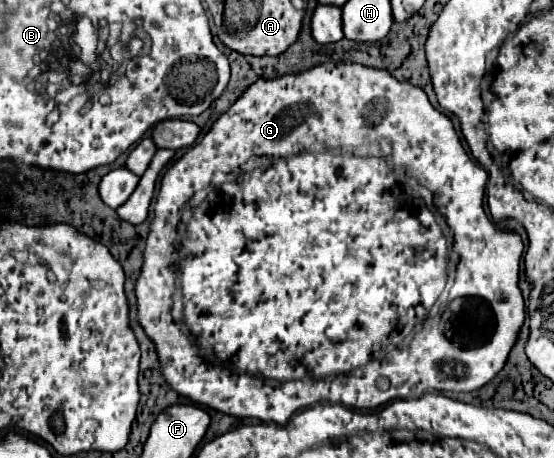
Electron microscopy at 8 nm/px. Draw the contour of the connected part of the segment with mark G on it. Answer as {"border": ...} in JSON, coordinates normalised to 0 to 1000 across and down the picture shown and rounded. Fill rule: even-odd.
{"border":[[[617,133],[617,138],[581,138],[581,142],[567,142],[567,146],[560,146],[560,151],[552,151],[552,155],[542,155],[542,159],[527,159],[527,164],[509,164],[509,168],[495,168],[495,172],[466,172],[466,177],[462,177],[462,181],[455,181],[455,186],[451,186],[451,190],[448,190],[448,194],[444,194],[444,199],[440,199],[440,203],[437,203],[437,207],[433,207],[433,212],[430,212],[430,216],[426,216],[426,221],[422,221],[422,229],[419,229],[419,234],[415,234],[415,238],[412,238],[412,242],[408,242],[408,247],[401,247],[401,251],[397,251],[397,255],[394,255],[394,260],[390,260],[390,264],[386,264],[386,273],[383,273],[383,282],[379,282],[379,286],[375,286],[375,290],[372,290],[372,295],[368,295],[368,299],[365,299],[365,308],[361,308],[361,312],[350,312],[350,317],[347,317],[347,321],[343,321],[343,325],[339,325],[339,330],[336,330],[336,334],[332,334],[332,338],[329,338],[329,343],[325,343],[325,347],[321,347],[321,352],[318,352],[318,356],[314,356],[314,360],[310,360],[310,365],[307,365],[307,369],[303,369],[303,373],[300,373],[300,378],[296,378],[296,386],[292,386],[292,400],[289,400],[289,421],[285,421],[285,426],[283,426],[283,430],[282,430],[282,441],[280,441],[280,450],[278,450],[278,483],[274,483],[274,496],[271,496],[271,502],[269,502],[269,509],[267,509],[267,515],[265,515],[265,522],[264,522],[264,535],[262,535],[262,544],[260,544],[260,550],[258,550],[258,568],[260,568],[260,572],[258,572],[258,579],[256,579],[256,596],[253,596],[253,605],[249,605],[249,614],[245,614],[245,648],[249,648],[249,705],[253,705],[253,714],[256,714],[256,718],[260,718],[260,727],[264,727],[264,731],[267,731],[267,736],[271,736],[271,740],[274,740],[274,749],[278,749],[278,758],[282,758],[282,771],[285,771],[285,784],[289,784],[289,806],[292,806],[292,823],[296,823],[296,828],[300,828],[300,836],[303,836],[303,841],[307,841],[307,849],[310,849],[310,854],[318,854],[318,858],[321,858],[321,862],[332,862],[332,867],[339,867],[339,871],[343,871],[343,876],[350,876],[350,880],[357,880],[357,884],[365,884],[365,889],[379,889],[379,893],[390,893],[390,897],[397,897],[397,902],[408,902],[408,906],[419,906],[419,910],[430,910],[430,915],[440,915],[440,910],[458,910],[458,915],[469,915],[469,919],[491,919],[491,924],[502,924],[502,928],[513,928],[513,924],[516,924],[516,919],[520,919],[520,915],[523,915],[523,906],[505,906],[505,880],[516,880],[516,876],[513,876],[513,862],[516,862],[516,849],[520,849],[520,832],[549,832],[549,828],[563,828],[563,841],[567,841],[567,849],[552,849],[552,858],[542,858],[542,862],[545,862],[545,867],[542,867],[542,880],[545,880],[545,884],[563,884],[563,880],[574,880],[574,876],[585,876],[585,871],[588,871],[588,867],[585,867],[585,862],[588,862],[588,845],[592,845],[592,876],[599,876],[599,880],[617,880],[617,884],[625,884],[625,889],[635,889],[635,893],[679,893],[679,889],[686,889],[686,884],[693,884],[693,880],[700,880],[700,876],[704,876],[704,871],[747,871],[747,867],[755,867],[755,862],[762,862],[762,858],[774,858],[774,856],[819,856],[819,858],[841,858],[841,856],[850,856],[850,854],[859,854],[859,849],[866,849],[866,845],[874,845],[874,841],[877,841],[877,836],[884,836],[884,832],[888,832],[888,828],[892,828],[892,823],[895,823],[895,819],[899,819],[899,814],[903,814],[903,810],[906,810],[906,806],[910,806],[910,793],[913,793],[913,784],[917,784],[917,775],[921,775],[921,766],[924,766],[924,758],[928,758],[928,749],[931,749],[931,740],[935,740],[935,727],[939,727],[939,718],[942,718],[942,710],[946,710],[946,648],[942,648],[942,635],[939,635],[939,627],[935,627],[935,596],[939,596],[939,557],[942,557],[942,544],[946,544],[946,535],[942,535],[942,522],[939,522],[939,513],[935,513],[935,509],[928,509],[928,504],[921,504],[921,500],[913,500],[913,496],[903,496],[903,491],[899,491],[899,487],[892,487],[892,483],[888,483],[888,478],[881,478],[881,469],[877,469],[877,465],[874,465],[874,448],[870,448],[870,434],[874,434],[874,408],[877,408],[877,395],[881,395],[881,378],[877,378],[877,373],[874,373],[874,369],[870,369],[870,365],[866,365],[866,360],[859,360],[859,356],[856,356],[856,352],[852,352],[852,347],[848,347],[848,343],[845,343],[845,338],[841,338],[841,330],[838,330],[838,321],[834,321],[834,312],[830,312],[830,299],[827,299],[827,295],[823,295],[823,286],[819,286],[819,273],[816,273],[816,264],[812,264],[812,260],[809,260],[809,255],[805,255],[805,251],[801,251],[801,247],[794,247],[794,242],[787,242],[787,238],[783,238],[783,234],[780,234],[780,229],[776,229],[776,221],[773,221],[773,207],[769,207],[769,203],[765,203],[765,199],[762,199],[762,190],[755,190],[755,186],[729,186],[729,181],[726,181],[726,177],[718,177],[718,172],[715,172],[715,168],[708,168],[708,159],[704,159],[704,155],[697,155],[697,151],[675,151],[675,146],[664,146],[664,142],[650,142],[650,138],[625,138],[625,133]],[[455,338],[484,338],[484,343],[487,343],[487,356],[480,356],[480,360],[469,360],[469,365],[462,365],[462,369],[455,369],[455,373],[451,373],[451,378],[433,378],[433,382],[440,382],[440,386],[448,386],[448,391],[426,391],[426,395],[422,395],[422,408],[426,408],[426,417],[422,417],[422,434],[415,434],[415,443],[412,443],[412,452],[408,452],[408,456],[375,456],[375,452],[365,452],[365,448],[354,448],[354,452],[343,452],[343,465],[347,465],[347,474],[343,474],[343,478],[339,478],[339,483],[336,483],[336,496],[332,496],[332,509],[329,509],[329,522],[323,522],[323,520],[321,520],[321,487],[325,487],[325,478],[329,478],[329,456],[332,456],[332,452],[339,452],[339,434],[343,434],[343,426],[347,426],[347,421],[350,421],[350,417],[357,417],[357,413],[368,413],[368,408],[372,408],[372,404],[375,404],[375,395],[379,395],[379,391],[383,391],[383,382],[386,382],[386,373],[404,373],[404,378],[422,378],[422,373],[430,373],[430,369],[433,369],[433,365],[437,365],[437,360],[440,360],[440,356],[444,356],[444,352],[448,352],[448,347],[451,347],[451,343],[455,343]],[[715,356],[720,356],[720,358],[718,358],[718,360],[722,360],[722,369],[727,369],[727,371],[729,371],[729,373],[731,373],[731,376],[733,376],[733,378],[736,378],[736,382],[740,382],[740,386],[747,386],[747,391],[751,391],[751,395],[755,395],[755,400],[758,400],[758,404],[765,404],[765,408],[773,408],[773,413],[776,413],[776,417],[780,417],[780,421],[783,421],[783,448],[787,448],[787,452],[791,452],[791,465],[794,465],[794,469],[801,469],[801,474],[805,474],[805,483],[809,483],[809,491],[812,491],[812,496],[816,496],[816,500],[819,500],[819,513],[823,513],[823,522],[819,522],[819,535],[812,535],[812,526],[809,526],[809,517],[805,517],[805,509],[801,509],[801,500],[798,500],[798,496],[794,496],[794,491],[791,491],[791,483],[787,483],[787,465],[783,465],[783,461],[780,461],[780,456],[776,456],[776,452],[773,452],[773,448],[769,448],[769,443],[765,443],[765,439],[762,439],[762,434],[758,434],[758,426],[755,426],[755,421],[751,421],[751,417],[747,417],[747,413],[744,413],[744,408],[740,408],[740,404],[736,404],[736,400],[733,400],[733,395],[736,395],[736,382],[733,382],[733,378],[729,378],[729,373],[726,373],[726,378],[718,378],[718,373],[715,373],[715,369],[711,369],[711,365],[708,365],[708,362],[709,362],[709,360],[713,360],[713,358],[715,358]],[[816,544],[819,544],[819,548],[827,548],[827,552],[830,552],[830,570],[827,570],[827,579],[823,579],[823,609],[819,609],[819,627],[827,627],[827,631],[823,631],[823,635],[830,635],[830,644],[809,644],[809,670],[805,670],[805,683],[801,683],[801,688],[798,688],[798,701],[794,701],[794,705],[792,705],[792,692],[785,692],[785,694],[780,694],[780,697],[776,697],[776,701],[773,701],[773,703],[771,703],[771,705],[769,705],[769,697],[773,697],[773,683],[776,683],[776,675],[780,675],[780,666],[783,666],[783,662],[787,662],[787,653],[791,653],[791,648],[794,648],[794,640],[798,640],[798,635],[801,635],[801,627],[805,627],[805,614],[809,614],[809,587],[812,587],[812,583],[809,583],[809,570],[812,570],[812,548],[816,548]],[[323,603],[325,603],[325,622],[329,622],[329,653],[332,653],[332,697],[329,697],[329,705],[332,705],[332,714],[336,714],[336,718],[339,718],[339,723],[336,723],[336,721],[334,721],[334,716],[332,716],[332,714],[330,714],[330,707],[329,707],[329,705],[327,705],[327,703],[323,703],[323,701],[316,701],[316,699],[314,699],[314,697],[310,697],[310,688],[307,688],[307,670],[310,670],[310,640],[314,640],[314,635],[316,635],[316,633],[318,633],[318,611],[319,611],[319,624],[321,624],[321,618],[323,618]],[[733,731],[744,731],[744,745],[738,745],[738,751],[736,751],[736,755],[729,755],[729,758],[727,758],[727,764],[711,764],[711,762],[722,762],[722,753],[726,753],[726,745],[729,745],[729,736],[733,736]],[[343,745],[347,745],[347,749],[350,749],[350,753],[354,753],[354,758],[357,758],[357,762],[354,762],[354,766],[350,766],[350,762],[347,762],[347,749],[343,749]],[[368,766],[372,766],[372,771],[375,771],[375,775],[383,775],[383,784],[390,784],[390,788],[394,788],[394,797],[386,797],[386,801],[383,801],[383,793],[379,793],[379,784],[375,784],[375,779],[372,779],[372,775],[368,775]],[[682,823],[700,823],[700,828],[704,828],[704,849],[697,849],[697,854],[690,854],[690,849],[682,849],[682,845],[679,845],[679,828],[682,828]]]}

